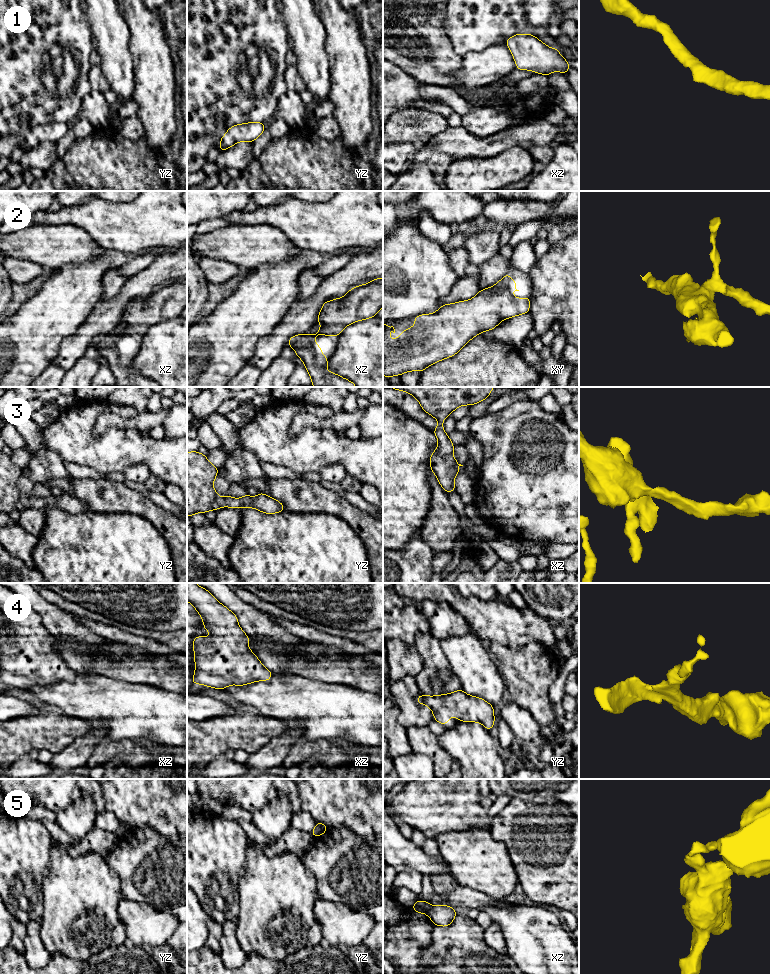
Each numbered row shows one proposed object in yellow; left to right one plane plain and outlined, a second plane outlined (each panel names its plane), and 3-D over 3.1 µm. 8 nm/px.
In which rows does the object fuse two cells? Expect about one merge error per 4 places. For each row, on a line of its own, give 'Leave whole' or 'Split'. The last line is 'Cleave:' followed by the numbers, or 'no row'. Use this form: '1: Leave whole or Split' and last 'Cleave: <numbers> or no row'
1: Leave whole
2: Leave whole
3: Leave whole
4: Leave whole
5: Split
Cleave: 5

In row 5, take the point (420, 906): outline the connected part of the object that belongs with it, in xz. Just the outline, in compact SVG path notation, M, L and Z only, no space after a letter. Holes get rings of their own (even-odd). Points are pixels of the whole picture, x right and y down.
M418 900L411 908L417 913L428 914L432 906L429 902Z

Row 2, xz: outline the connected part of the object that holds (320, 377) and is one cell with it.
M377 278L350 289L343 298L325 301L316 320L322 327L315 334L302 333L288 340L286 345L293 347L296 355L304 362L313 387L357 387L353 382L327 371L329 359L321 353L321 347L314 341L317 335L337 337L353 322L376 317L381 307L383 278Z

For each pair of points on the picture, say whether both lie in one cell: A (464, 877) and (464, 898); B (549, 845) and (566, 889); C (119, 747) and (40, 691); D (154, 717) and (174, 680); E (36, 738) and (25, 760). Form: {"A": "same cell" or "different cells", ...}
{"A": "different cells", "B": "same cell", "C": "different cells", "D": "different cells", "E": "different cells"}

